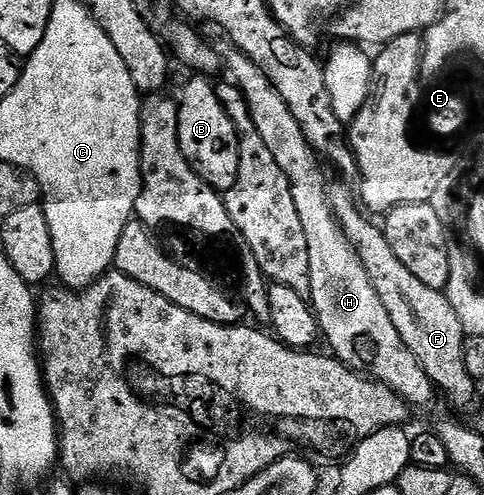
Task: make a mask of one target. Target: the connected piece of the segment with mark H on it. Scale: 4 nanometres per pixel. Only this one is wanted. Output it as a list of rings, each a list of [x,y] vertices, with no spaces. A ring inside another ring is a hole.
[[[220,40],[215,47],[223,69],[228,69],[227,77],[236,83],[236,89],[242,92],[250,108],[258,136],[262,136],[278,168],[282,168],[282,172],[286,172],[286,180],[290,180],[294,208],[298,208],[298,220],[302,220],[302,228],[306,232],[306,248],[310,256],[310,301],[323,341],[332,345],[331,353],[351,370],[381,382],[404,399],[409,407],[430,405],[434,395],[430,376],[426,376],[414,352],[402,344],[398,328],[394,328],[382,299],[378,292],[374,292],[374,284],[370,284],[370,276],[366,276],[366,268],[362,268],[362,260],[358,260],[358,252],[354,252],[350,240],[346,240],[338,224],[328,195],[330,181],[320,167],[320,155],[313,150],[306,136],[302,136],[298,120],[294,120],[290,108],[286,108],[286,100],[278,96],[278,88],[266,80],[262,68],[258,68],[258,64],[246,57],[233,42]]]

